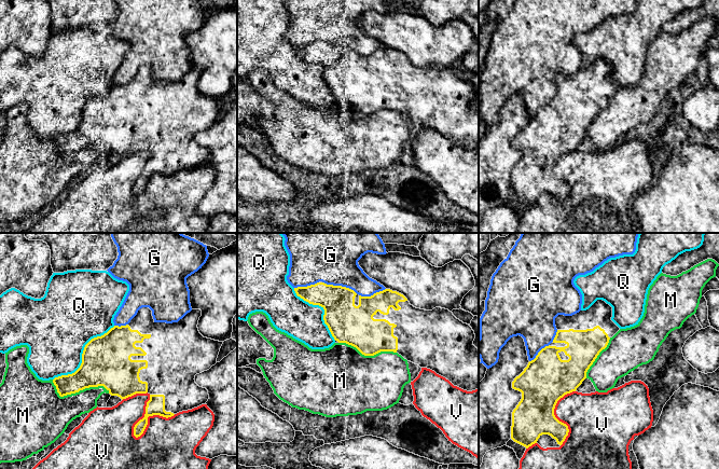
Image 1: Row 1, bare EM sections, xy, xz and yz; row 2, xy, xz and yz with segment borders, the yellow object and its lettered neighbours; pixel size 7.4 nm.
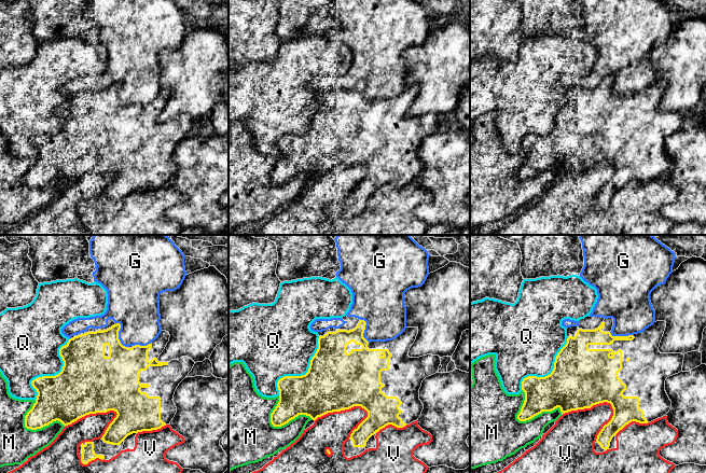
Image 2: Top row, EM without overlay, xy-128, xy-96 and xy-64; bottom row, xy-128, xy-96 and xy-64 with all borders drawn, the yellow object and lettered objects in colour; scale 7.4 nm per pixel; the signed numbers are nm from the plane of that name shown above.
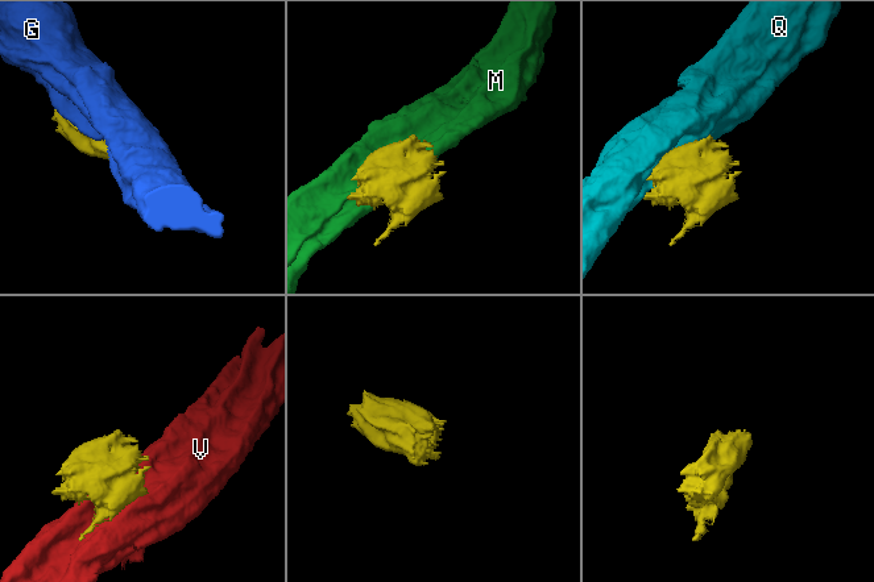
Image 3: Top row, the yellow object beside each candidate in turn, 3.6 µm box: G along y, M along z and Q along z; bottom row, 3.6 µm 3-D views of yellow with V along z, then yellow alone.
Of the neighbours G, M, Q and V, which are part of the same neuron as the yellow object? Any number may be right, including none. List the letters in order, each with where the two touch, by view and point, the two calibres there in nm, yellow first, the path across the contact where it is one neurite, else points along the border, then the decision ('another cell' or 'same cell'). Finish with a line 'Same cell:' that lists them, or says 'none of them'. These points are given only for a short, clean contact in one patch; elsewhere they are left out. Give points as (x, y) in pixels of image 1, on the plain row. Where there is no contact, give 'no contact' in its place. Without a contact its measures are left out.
G: contact xz (340, 44); calibres 260 and 320 nm; another cell
M: contact xy (77, 150); calibres 280 and 300 nm; another cell
Q: contact xy (82, 113); calibres 360 and 460 nm; another cell
V: contact xy (149, 174); calibres 140 and 380 nm; another cell
Same cell: none of them

